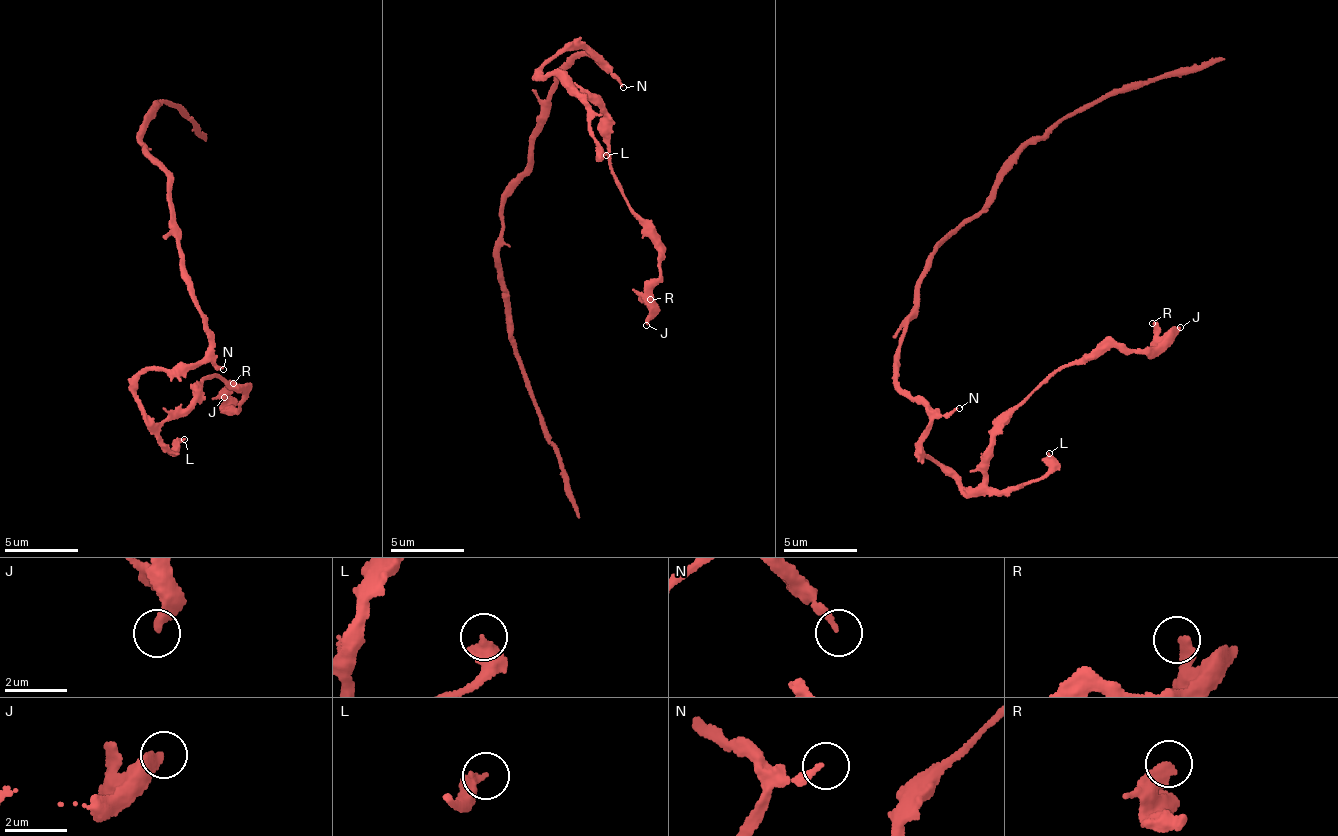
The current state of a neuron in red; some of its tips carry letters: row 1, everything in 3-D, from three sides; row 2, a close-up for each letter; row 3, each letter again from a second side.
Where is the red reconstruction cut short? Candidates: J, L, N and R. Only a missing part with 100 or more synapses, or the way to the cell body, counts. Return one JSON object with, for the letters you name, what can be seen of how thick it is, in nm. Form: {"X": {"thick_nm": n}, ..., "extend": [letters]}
{"extend": []}

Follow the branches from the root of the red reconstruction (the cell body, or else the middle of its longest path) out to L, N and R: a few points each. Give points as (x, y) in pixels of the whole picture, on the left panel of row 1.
L: (185, 266), (190, 297), (210, 350), (181, 367), (145, 373), (137, 395), (145, 424), (165, 453), (184, 439)
N: (185, 266), (185, 282), (190, 284), (190, 297), (203, 318), (209, 351), (214, 363), (223, 369)
R: (185, 266), (210, 350), (140, 376), (137, 401), (160, 423), (216, 376), (241, 391), (237, 411), (233, 383)

